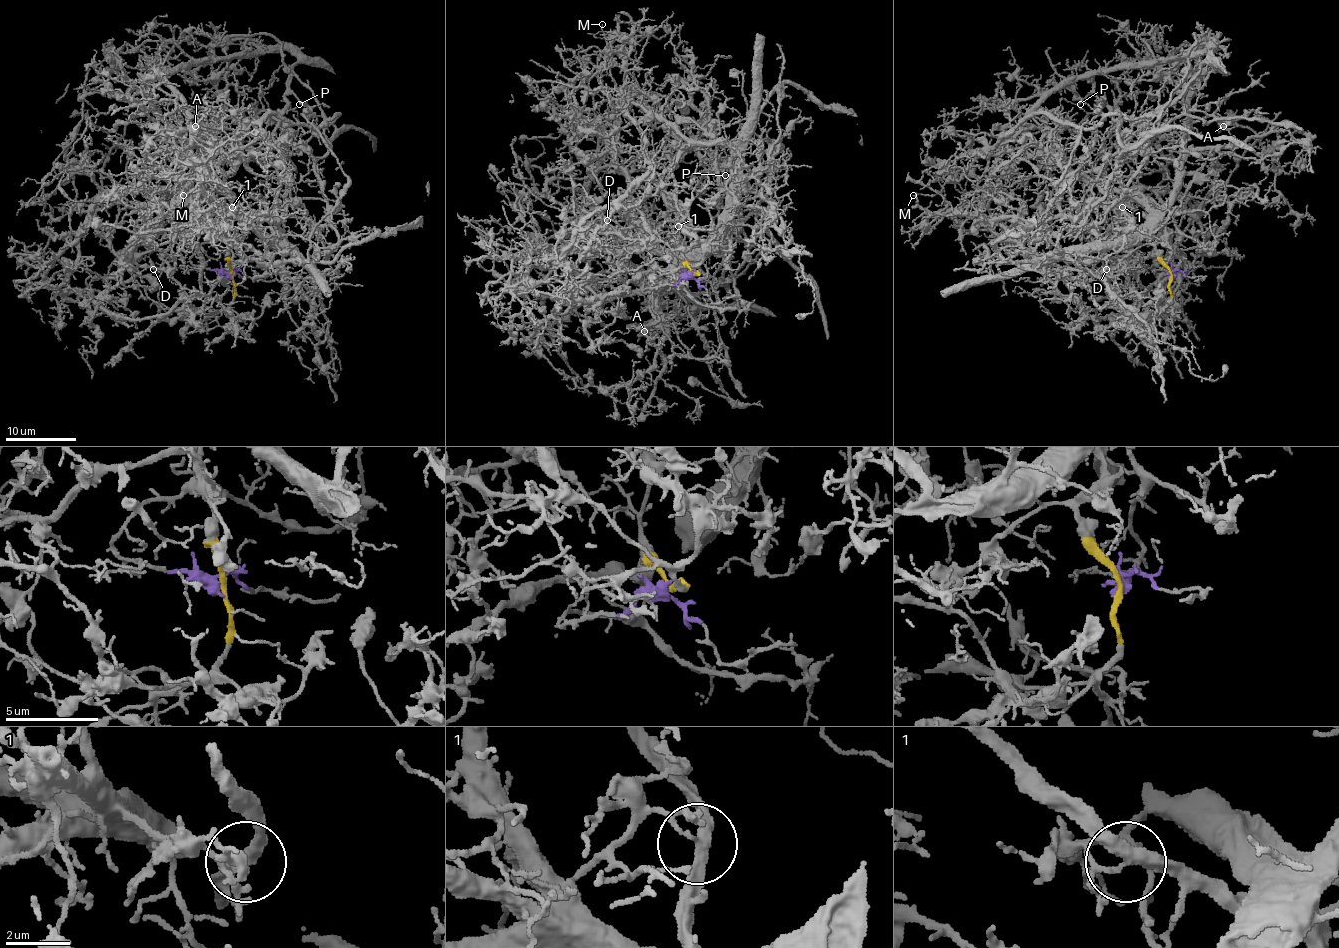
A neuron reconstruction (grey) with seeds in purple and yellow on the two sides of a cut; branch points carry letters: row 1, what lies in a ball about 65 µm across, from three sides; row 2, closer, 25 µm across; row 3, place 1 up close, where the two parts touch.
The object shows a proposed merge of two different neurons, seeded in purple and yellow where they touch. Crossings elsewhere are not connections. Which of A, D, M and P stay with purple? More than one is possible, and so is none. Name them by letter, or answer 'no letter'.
A, D

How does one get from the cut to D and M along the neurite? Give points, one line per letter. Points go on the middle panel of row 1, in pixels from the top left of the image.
D: (691, 274), (651, 287), (679, 283), (679, 267), (638, 239), (584, 223), (608, 232), (607, 220)
M: (693, 274), (684, 260), (676, 269), (671, 151), (643, 154), (614, 135), (597, 73), (602, 24)

